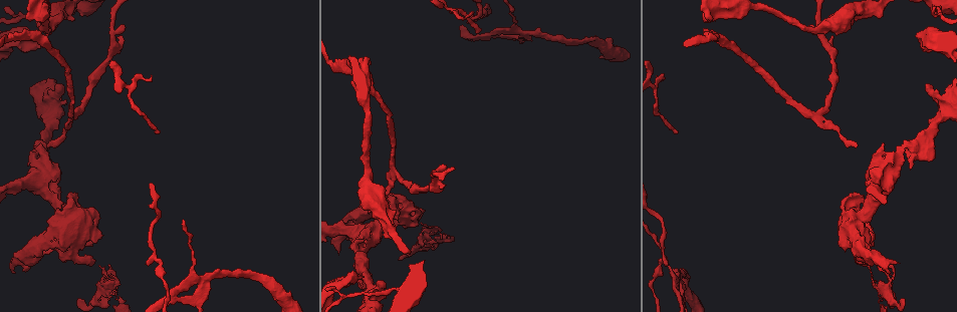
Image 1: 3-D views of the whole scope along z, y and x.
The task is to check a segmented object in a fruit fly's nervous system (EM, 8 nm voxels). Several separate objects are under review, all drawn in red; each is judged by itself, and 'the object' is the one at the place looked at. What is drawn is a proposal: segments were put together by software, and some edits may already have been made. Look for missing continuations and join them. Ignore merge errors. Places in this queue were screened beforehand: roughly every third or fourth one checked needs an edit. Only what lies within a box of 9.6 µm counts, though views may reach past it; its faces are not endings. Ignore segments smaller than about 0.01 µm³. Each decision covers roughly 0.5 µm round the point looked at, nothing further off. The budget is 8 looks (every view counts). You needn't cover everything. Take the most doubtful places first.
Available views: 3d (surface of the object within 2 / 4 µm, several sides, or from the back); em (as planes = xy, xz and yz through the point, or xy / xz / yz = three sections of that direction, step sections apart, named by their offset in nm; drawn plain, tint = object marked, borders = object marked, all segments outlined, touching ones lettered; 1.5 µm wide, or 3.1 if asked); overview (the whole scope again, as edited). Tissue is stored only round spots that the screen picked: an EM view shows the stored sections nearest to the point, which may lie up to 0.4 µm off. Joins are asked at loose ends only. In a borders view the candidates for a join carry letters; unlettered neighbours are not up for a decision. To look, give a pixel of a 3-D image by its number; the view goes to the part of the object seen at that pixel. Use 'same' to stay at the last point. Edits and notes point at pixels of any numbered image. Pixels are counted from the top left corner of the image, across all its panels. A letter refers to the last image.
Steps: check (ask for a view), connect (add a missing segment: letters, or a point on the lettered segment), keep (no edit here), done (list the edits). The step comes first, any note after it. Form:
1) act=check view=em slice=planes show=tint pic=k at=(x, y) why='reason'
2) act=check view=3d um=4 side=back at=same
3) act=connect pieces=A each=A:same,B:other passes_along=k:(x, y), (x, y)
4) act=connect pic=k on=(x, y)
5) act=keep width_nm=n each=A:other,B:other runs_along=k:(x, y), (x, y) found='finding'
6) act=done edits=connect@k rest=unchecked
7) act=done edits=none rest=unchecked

act=check view=em slice=planes show=borders pic=1 at=(14, 271) why='an open end'

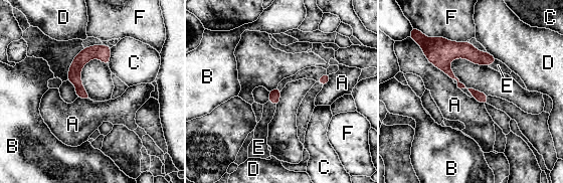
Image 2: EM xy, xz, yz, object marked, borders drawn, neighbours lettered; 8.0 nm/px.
act=connect pieces=E each=A:other,B:other,C:other,D:other,E:same,F:other passes_along=2:(465, 50), (492, 62), (498, 65) found='the cell continues'

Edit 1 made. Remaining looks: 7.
act=check view=em slice=planes show=borders pic=1 at=(881, 144) why='branch stops here'

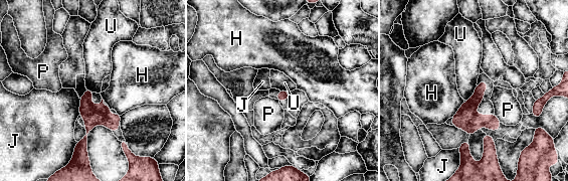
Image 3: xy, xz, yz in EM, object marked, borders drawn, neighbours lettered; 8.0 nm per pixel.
act=keep longest_contact=H:160nm each=H:other,J:other,P:other,U:other border=3:(477, 85), (474, 94), (466, 101) found='none of them fits'

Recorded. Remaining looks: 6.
act=check view=3d um=2 pic=1 at=(678, 131) why='free end'

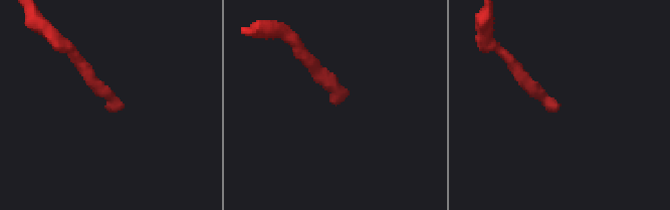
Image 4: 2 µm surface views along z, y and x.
act=check view=em slice=xz step=8 show=tint pic=4 at=(115, 108)

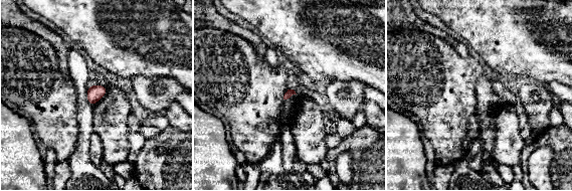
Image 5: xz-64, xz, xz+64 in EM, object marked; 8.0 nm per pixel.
act=check view=em slice=planes show=borders at=same

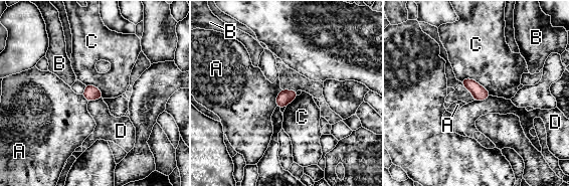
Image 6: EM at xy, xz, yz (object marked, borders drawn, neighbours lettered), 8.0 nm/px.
act=keep width_nm=120 each=A:other,B:other,C:other,D:other found='no lettered segment goes on from it'

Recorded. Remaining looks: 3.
act=done edits=connect@2 rest=unchecked

